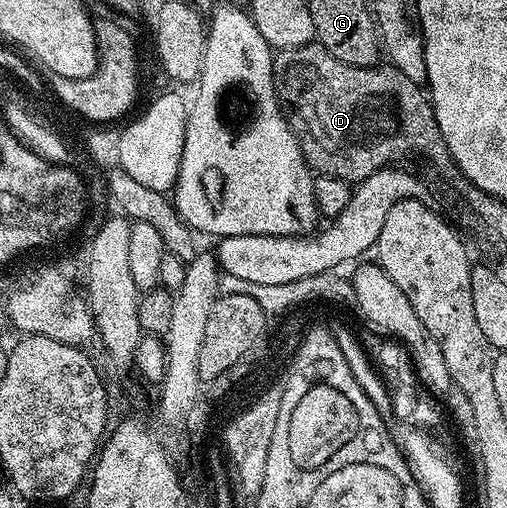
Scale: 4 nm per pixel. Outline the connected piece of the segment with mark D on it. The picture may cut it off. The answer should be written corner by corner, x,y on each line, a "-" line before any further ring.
317,42
305,44
301,48
283,49
274,55
273,79
277,81
280,99
290,113
293,111
297,115
296,123
302,124
299,139
310,169
314,173
334,176
345,180
350,186
356,186
380,168
405,162
401,160
408,156
422,156
423,159
430,160
439,171
452,173
455,165
443,142
443,134
439,134
426,89
407,78
407,74
398,68
381,67
347,66
347,62
339,62
339,58
332,56

